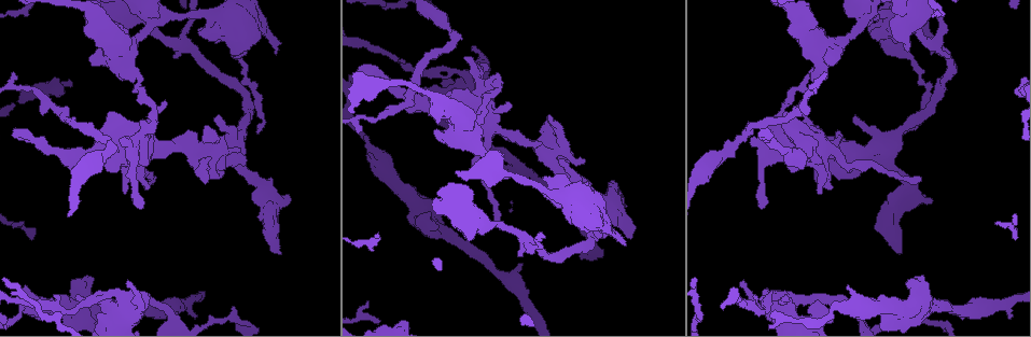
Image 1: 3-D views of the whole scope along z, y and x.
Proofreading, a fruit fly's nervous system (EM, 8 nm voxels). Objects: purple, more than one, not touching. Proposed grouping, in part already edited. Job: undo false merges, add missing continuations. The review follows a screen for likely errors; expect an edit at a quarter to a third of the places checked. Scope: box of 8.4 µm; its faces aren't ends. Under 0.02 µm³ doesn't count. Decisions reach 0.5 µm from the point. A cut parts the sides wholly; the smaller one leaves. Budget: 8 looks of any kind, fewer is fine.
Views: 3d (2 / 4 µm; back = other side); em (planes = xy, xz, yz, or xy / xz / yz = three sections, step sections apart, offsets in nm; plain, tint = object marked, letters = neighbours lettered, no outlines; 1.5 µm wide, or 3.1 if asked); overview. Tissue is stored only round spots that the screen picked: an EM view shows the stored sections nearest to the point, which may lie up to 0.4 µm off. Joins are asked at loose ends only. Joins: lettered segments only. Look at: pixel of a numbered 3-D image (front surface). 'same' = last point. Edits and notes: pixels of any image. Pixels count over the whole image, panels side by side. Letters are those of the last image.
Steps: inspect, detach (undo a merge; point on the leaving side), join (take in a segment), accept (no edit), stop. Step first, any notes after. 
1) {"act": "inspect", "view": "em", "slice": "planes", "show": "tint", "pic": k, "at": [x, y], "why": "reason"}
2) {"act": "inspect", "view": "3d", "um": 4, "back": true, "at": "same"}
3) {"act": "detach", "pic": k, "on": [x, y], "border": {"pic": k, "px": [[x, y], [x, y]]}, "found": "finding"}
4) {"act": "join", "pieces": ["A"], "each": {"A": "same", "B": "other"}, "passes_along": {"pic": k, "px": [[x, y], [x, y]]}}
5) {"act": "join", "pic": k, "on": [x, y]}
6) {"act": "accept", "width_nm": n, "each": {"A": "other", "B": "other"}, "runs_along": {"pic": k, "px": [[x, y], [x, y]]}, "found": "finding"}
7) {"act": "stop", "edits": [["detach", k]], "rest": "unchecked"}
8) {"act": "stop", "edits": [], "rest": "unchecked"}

{"act": "inspect", "view": "3d", "um": 2, "pic": 1, "at": [107, 152]}

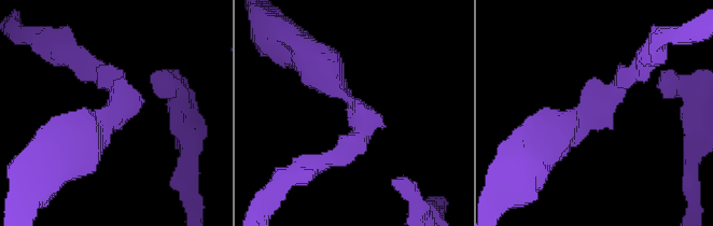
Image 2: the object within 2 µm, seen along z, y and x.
{"act": "inspect", "view": "em", "slice": "yz", "step": 8, "show": "tint", "pic": 2, "at": [116, 108], "arm_widths_nm": [190, 360]}

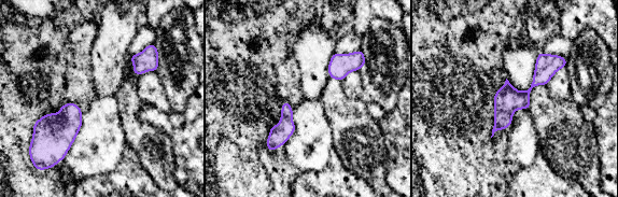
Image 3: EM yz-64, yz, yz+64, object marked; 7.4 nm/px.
{"act": "inspect", "view": "em", "slice": "planes", "show": "letters", "at": "same", "why": "another direction"}

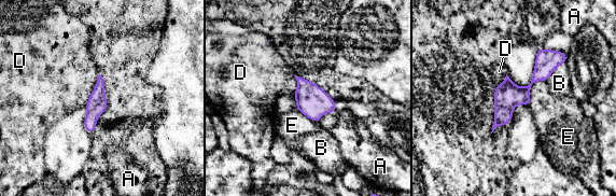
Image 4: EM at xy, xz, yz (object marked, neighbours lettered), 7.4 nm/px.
{"act": "accept", "each": {"A": "other", "B": "other", "D": "other", "E": "other"}, "runs_along": {"pic": 4, "px": [[563, 56], [555, 58], [496, 123]]}, "found": "one cell here"}

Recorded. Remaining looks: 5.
{"act": "inspect", "view": "3d", "um": 2, "pic": 1, "at": [124, 191]}

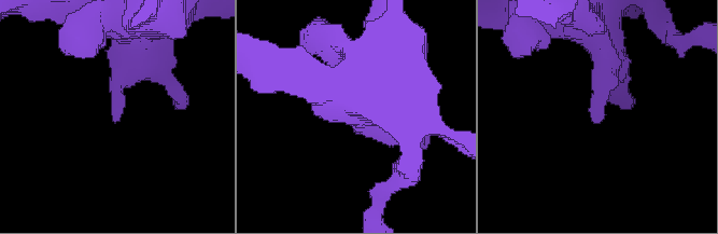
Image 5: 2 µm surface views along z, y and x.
{"act": "inspect", "view": "em", "slice": "xz", "step": 4, "show": "tint", "pic": 5, "at": [602, 115], "why": "shape alone is not enough"}

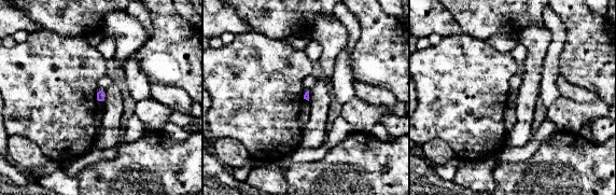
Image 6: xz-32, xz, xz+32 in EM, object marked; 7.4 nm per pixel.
{"act": "inspect", "view": "em", "slice": "planes", "show": "letters", "at": "same"}

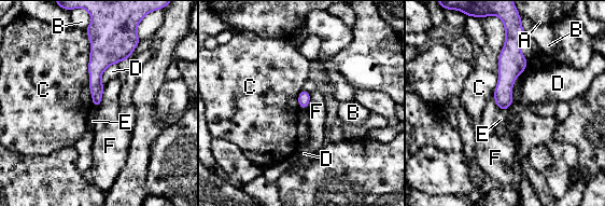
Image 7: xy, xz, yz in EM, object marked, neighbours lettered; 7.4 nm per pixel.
{"act": "accept", "each": {"A": "other", "B": "other", "C": "other", "D": "other", "E": "other", "F": "other"}, "border": {"pic": 7, "px": [[85, 29], [93, 105]]}, "found": "no lettered segment goes on from it"}

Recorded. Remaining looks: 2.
{"act": "inspect", "view": "3d", "um": 2, "pic": 1, "at": [742, 281], "why": "thin end"}

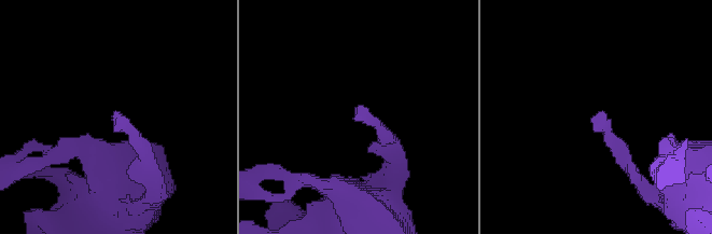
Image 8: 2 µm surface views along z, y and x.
{"act": "inspect", "view": "em", "slice": "planes", "show": "letters", "pic": 8, "at": [596, 114], "why": "need the tissue"}

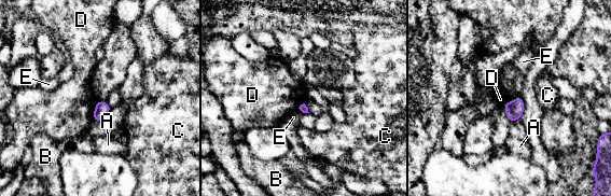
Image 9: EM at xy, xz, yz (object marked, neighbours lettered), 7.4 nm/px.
{"act": "accept", "each": {"A": "other", "B": "other", "C": "other", "D": "other", "E": "other"}, "found": "no lettered segment goes on from it"}

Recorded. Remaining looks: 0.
{"act": "stop", "edits": [], "rest": "unchecked"}

